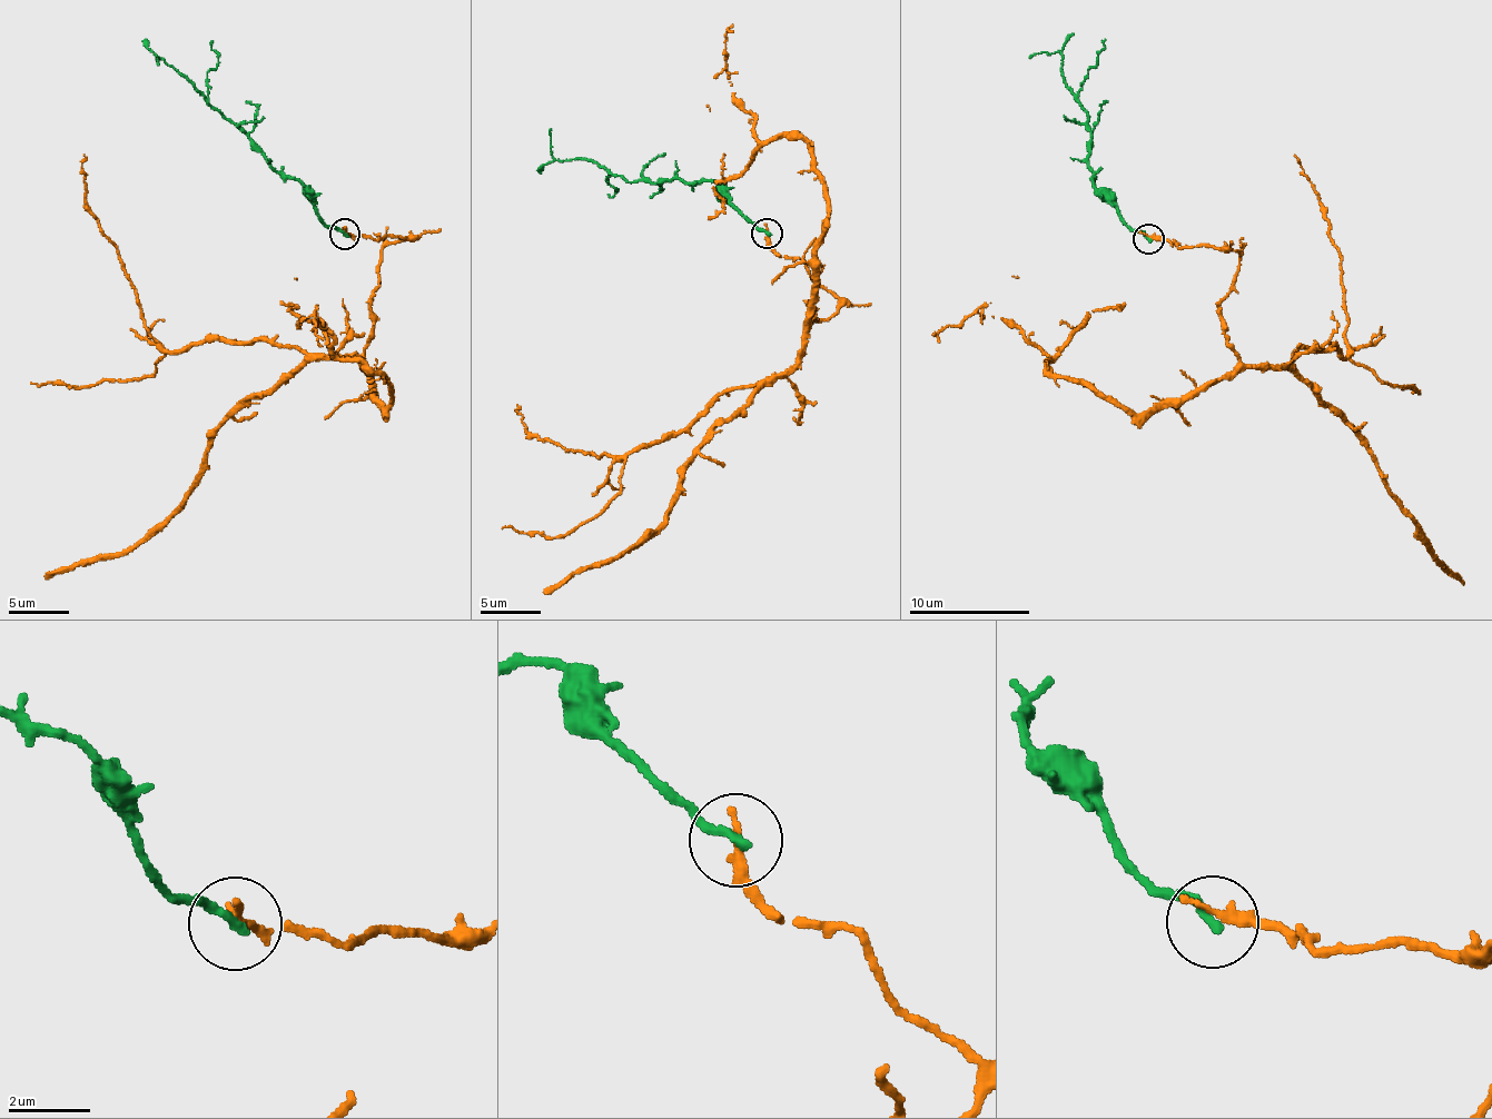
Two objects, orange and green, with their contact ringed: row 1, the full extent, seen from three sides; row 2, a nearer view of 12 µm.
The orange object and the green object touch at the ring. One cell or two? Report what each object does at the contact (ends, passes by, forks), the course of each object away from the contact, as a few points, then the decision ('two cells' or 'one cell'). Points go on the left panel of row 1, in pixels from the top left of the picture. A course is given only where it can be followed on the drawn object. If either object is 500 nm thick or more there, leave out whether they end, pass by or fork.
orange ends | green ends | orange via (345, 233), (406, 239), (381, 250), (358, 356), (315, 354), (259, 392), (173, 512), (43, 576) | green via (345, 233), (328, 227), (303, 187), (269, 162), (194, 86), (160, 58), (157, 59), (158, 66) | two cells

